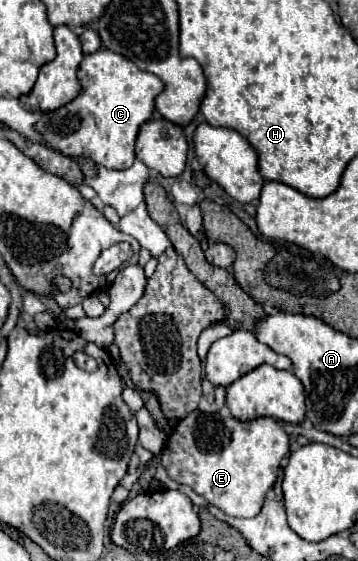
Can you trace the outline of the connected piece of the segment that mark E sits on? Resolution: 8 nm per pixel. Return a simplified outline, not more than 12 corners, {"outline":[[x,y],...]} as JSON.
{"outline":[[194,410],[170,478],[234,518],[262,510],[290,436],[274,418]]}

